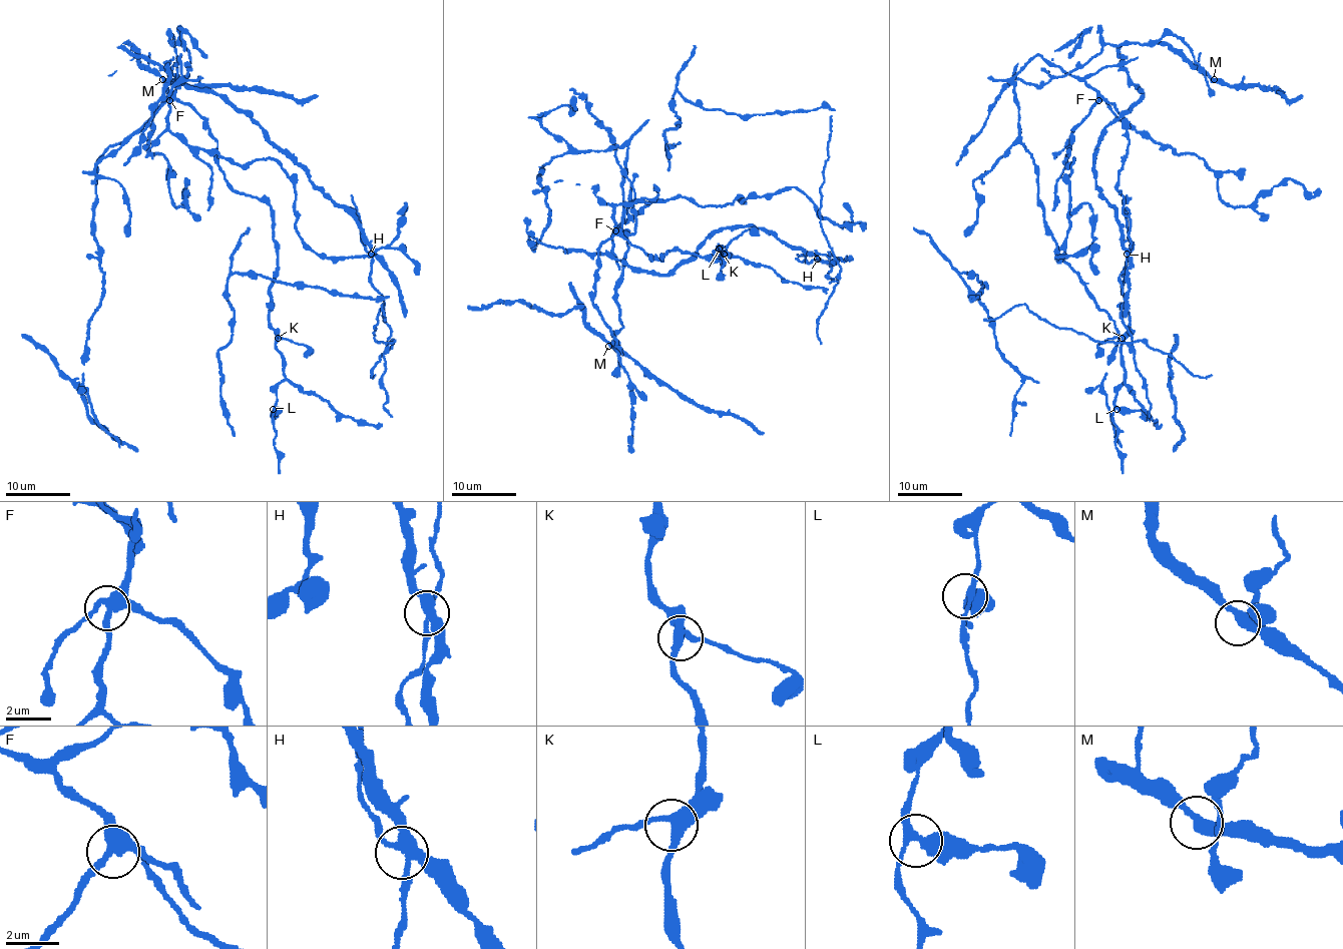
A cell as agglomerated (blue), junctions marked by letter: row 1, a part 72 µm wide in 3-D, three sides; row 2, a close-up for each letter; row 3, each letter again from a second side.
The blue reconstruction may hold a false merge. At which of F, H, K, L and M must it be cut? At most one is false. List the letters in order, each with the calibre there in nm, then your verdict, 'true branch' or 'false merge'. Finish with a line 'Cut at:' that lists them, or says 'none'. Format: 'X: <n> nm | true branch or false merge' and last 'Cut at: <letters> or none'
F: 360 nm | true branch
H: 340 nm | false merge
K: 320 nm | true branch
L: 320 nm | true branch
M: 340 nm | true branch
Cut at: H

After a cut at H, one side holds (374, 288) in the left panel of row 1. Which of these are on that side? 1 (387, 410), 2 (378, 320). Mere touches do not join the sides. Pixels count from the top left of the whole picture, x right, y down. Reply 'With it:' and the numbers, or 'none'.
With it: 1, 2

